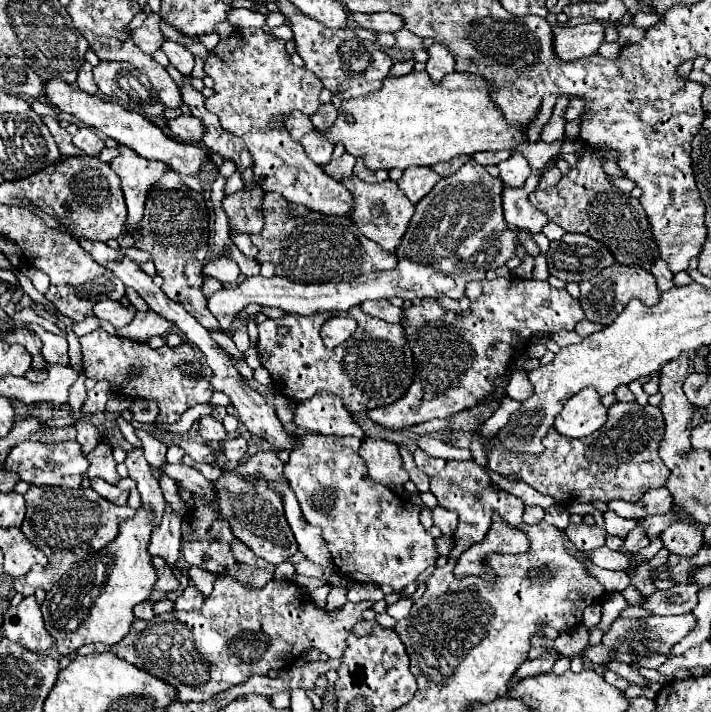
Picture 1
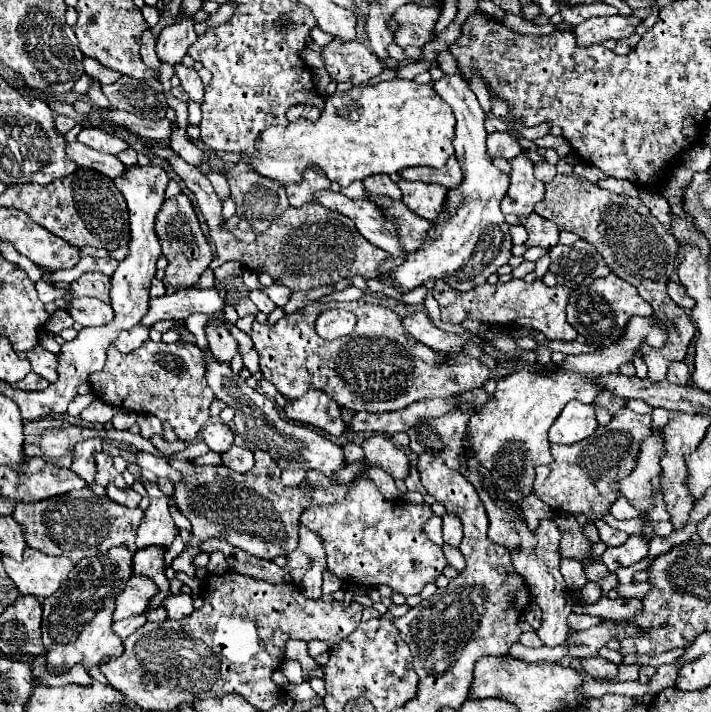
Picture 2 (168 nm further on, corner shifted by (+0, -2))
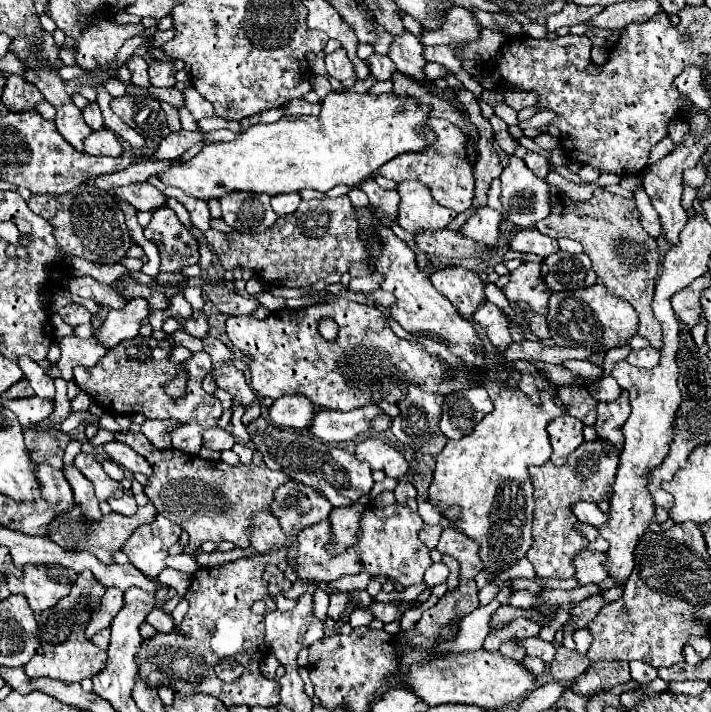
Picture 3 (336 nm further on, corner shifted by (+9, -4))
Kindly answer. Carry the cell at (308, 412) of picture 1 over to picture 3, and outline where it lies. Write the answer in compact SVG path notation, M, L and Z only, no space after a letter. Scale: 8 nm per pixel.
M284 395L270 405L268 417L278 427L306 429L314 417L314 405L302 395Z

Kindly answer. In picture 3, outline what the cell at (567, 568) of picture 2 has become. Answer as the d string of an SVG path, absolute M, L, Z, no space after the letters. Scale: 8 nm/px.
M584 441L566 461L562 467L554 467L552 463L544 463L540 467L530 467L530 479L534 485L534 527L532 537L534 543L530 551L526 553L528 561L534 565L538 577L554 577L554 579L570 579L574 577L572 557L584 549L584 539L578 535L572 525L576 523L574 513L570 511L570 505L576 501L610 501L612 495L612 483L618 467L618 455L620 451L610 445L608 441Z

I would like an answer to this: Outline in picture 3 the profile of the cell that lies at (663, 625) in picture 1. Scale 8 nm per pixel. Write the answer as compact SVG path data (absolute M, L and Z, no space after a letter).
M528 637L528 639L518 639L516 641L528 657L540 657L546 665L554 659L554 643L548 643L548 641L542 641L538 637Z

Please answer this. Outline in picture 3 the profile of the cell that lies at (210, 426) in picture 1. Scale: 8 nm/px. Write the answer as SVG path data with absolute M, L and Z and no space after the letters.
M214 427L214 429L204 431L204 447L208 447L208 449L226 451L226 449L232 449L234 443L236 443L234 435L230 431L226 431L226 429Z

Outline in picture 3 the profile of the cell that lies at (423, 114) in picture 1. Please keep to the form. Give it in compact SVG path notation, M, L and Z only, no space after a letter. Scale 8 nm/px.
M330 93L322 101L322 111L318 117L308 115L288 115L276 123L252 125L242 131L234 141L208 143L204 149L188 161L176 161L166 173L158 173L156 177L170 185L182 189L186 195L198 197L202 201L220 199L230 191L250 191L250 193L266 193L270 197L282 193L296 193L302 189L316 189L320 193L330 191L336 185L358 185L370 175L374 175L384 163L394 159L396 155L408 151L422 151L426 145L434 143L434 135L426 131L420 135L416 131L428 119L428 107L420 107L414 99L398 97L394 93L388 95L370 95L370 93Z

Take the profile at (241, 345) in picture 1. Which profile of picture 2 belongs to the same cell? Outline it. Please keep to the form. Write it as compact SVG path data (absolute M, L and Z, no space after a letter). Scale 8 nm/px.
M248 297L241 299L234 307L237 311L237 314L240 318L245 317L247 315L256 315L258 312L257 307Z

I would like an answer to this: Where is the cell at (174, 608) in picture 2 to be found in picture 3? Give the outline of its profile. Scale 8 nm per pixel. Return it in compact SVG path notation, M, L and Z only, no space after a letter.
M162 609L150 611L150 615L146 615L146 623L150 623L160 633L170 633L174 627L174 619L170 615L166 615Z

